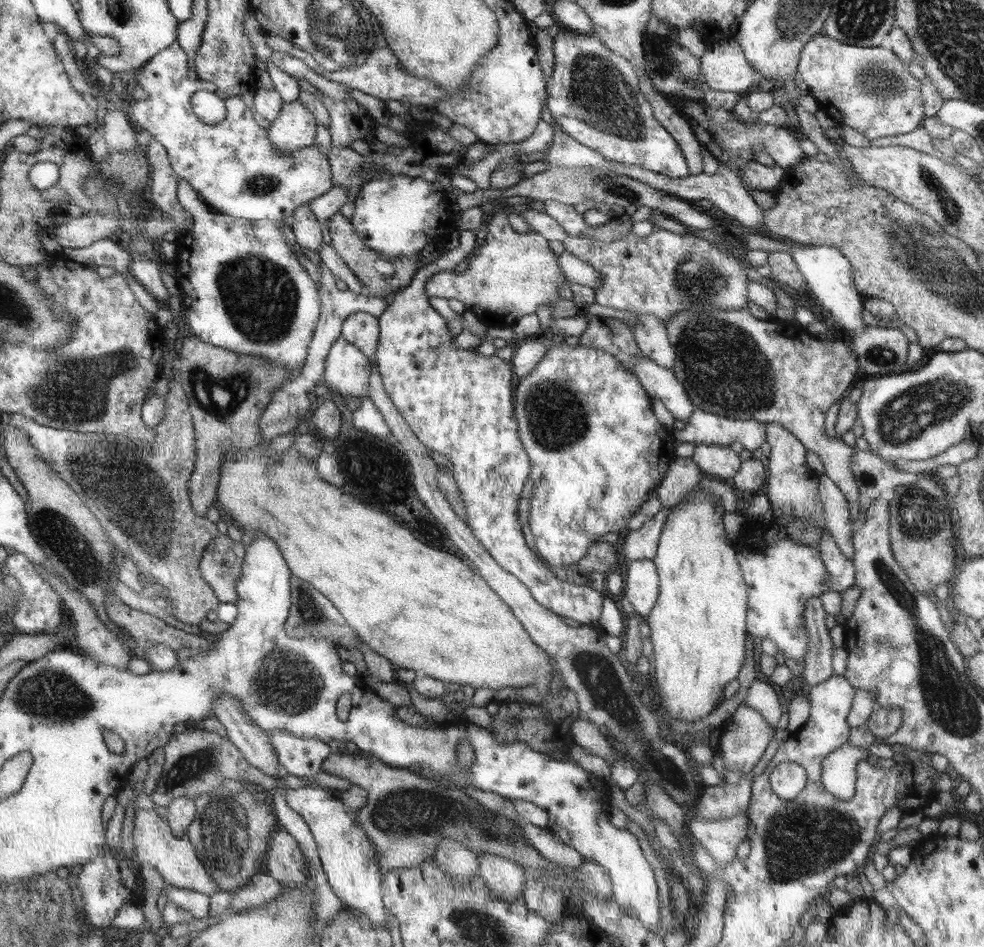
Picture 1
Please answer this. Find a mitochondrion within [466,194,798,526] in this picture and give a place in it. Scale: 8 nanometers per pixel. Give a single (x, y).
(724, 367)

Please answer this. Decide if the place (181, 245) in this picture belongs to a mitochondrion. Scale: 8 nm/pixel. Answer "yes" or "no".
no

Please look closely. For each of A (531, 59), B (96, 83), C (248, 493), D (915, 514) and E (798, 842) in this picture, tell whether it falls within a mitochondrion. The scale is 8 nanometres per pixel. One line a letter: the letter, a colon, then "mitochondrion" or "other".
A: other
B: other
C: other
D: mitochondrion
E: mitochondrion

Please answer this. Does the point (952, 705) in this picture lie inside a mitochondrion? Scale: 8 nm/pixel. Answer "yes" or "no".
yes

